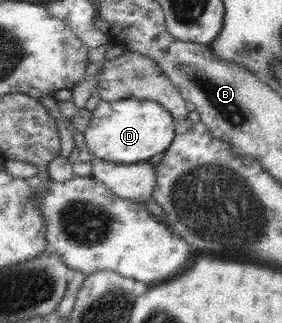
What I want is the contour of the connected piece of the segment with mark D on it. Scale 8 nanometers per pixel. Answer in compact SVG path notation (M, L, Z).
M125 99L108 102L100 100L91 112L89 127L82 134L88 152L95 158L114 164L129 165L147 162L154 155L163 153L175 139L175 121L171 113L155 101Z

